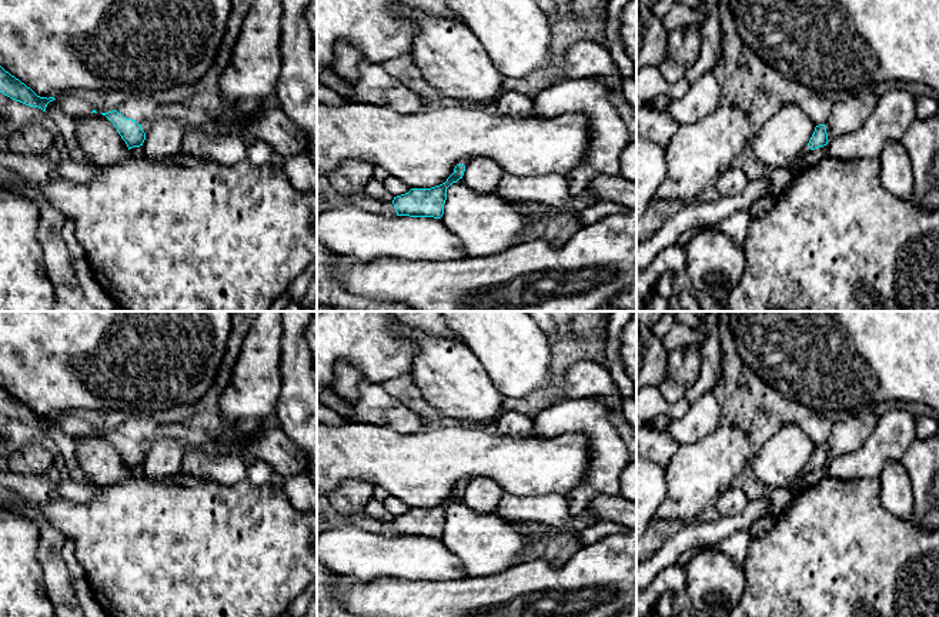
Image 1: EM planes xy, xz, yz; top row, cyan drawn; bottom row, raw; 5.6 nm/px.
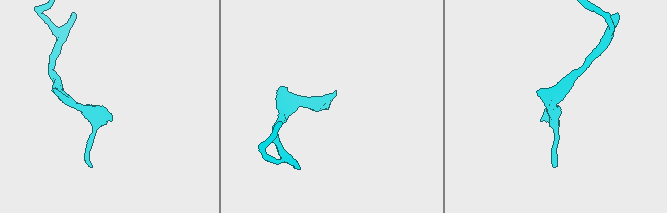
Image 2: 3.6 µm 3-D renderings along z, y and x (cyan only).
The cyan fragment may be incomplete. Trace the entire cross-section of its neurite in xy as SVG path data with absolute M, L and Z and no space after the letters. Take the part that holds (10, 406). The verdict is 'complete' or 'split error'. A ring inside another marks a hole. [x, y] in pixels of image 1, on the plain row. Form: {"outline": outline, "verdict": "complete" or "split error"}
{"outline": "M0 386L0 413L4 416L20 421L30 427L39 427L46 431L46 427L50 421L56 420L54 417L40 417L30 407L21 403L19 398L11 396Z", "verdict": "complete"}

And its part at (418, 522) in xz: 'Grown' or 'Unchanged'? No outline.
Unchanged

